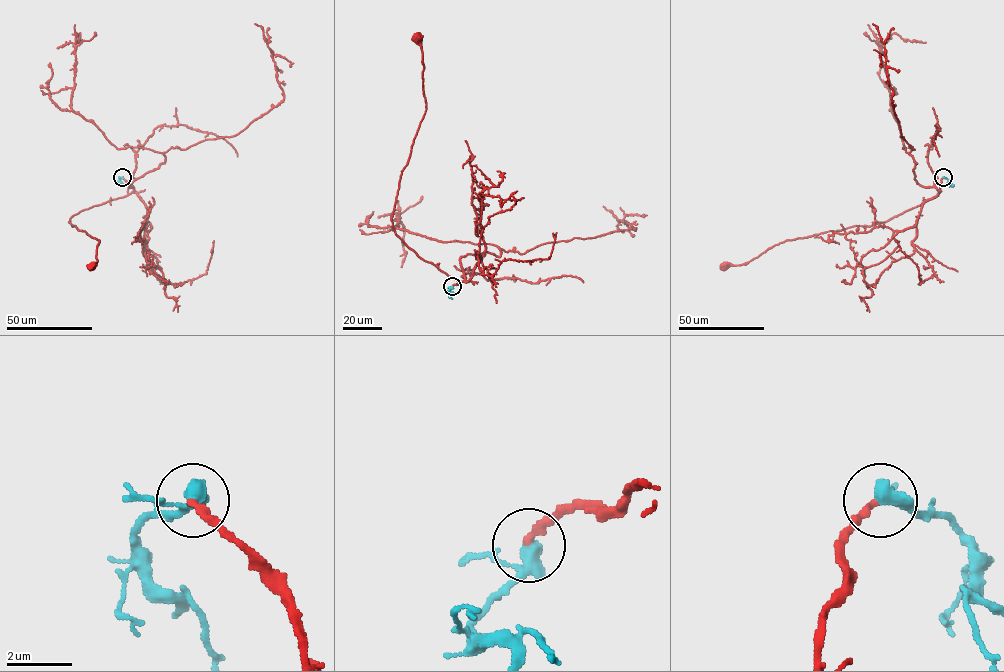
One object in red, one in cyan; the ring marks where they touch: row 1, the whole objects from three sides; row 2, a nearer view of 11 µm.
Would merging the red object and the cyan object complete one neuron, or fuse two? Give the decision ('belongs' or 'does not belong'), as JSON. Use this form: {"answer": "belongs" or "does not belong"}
{"answer": "belongs"}

